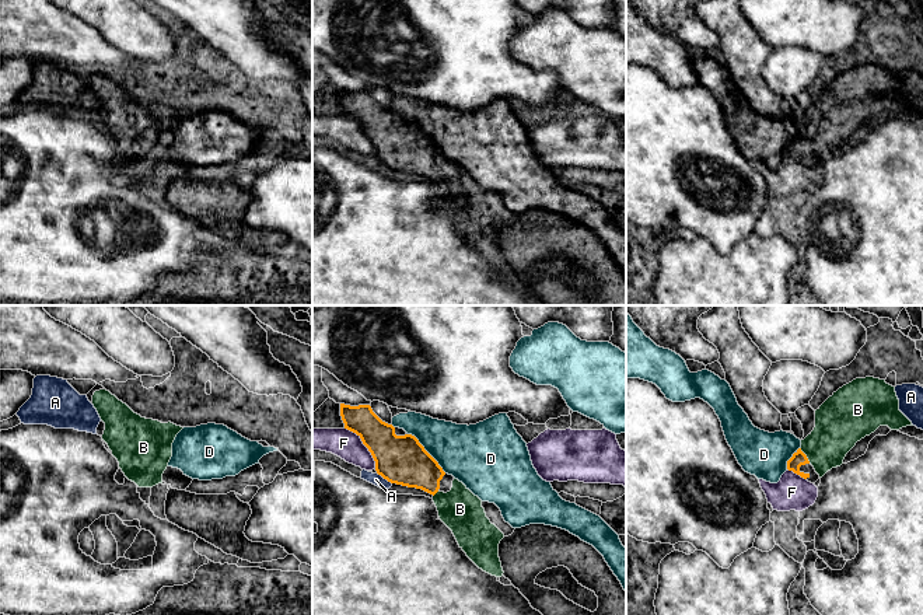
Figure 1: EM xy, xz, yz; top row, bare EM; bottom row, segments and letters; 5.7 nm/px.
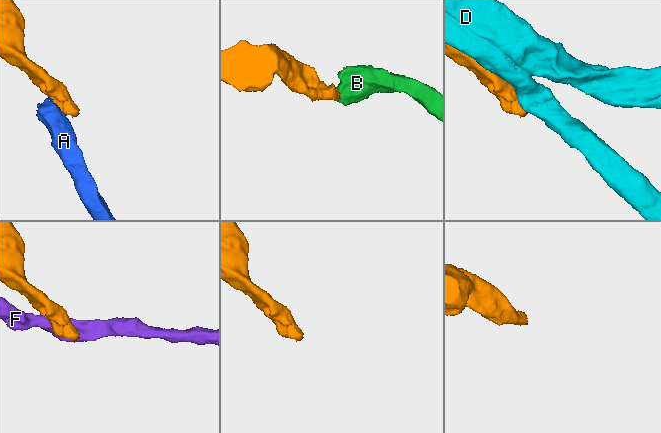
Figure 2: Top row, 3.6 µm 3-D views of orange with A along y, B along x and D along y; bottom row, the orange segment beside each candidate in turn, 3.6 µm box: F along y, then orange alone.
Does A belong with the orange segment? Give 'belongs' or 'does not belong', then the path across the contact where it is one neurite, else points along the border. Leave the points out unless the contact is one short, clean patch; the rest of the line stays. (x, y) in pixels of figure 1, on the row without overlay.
does not belong; border along xz (377, 159), (391, 170)

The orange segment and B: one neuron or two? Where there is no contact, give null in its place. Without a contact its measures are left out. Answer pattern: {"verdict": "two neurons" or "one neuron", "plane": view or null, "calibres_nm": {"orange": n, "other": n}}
{"verdict": "one neuron", "plane": "yz", "calibres_nm": {"orange": 90, "other": 280}}

